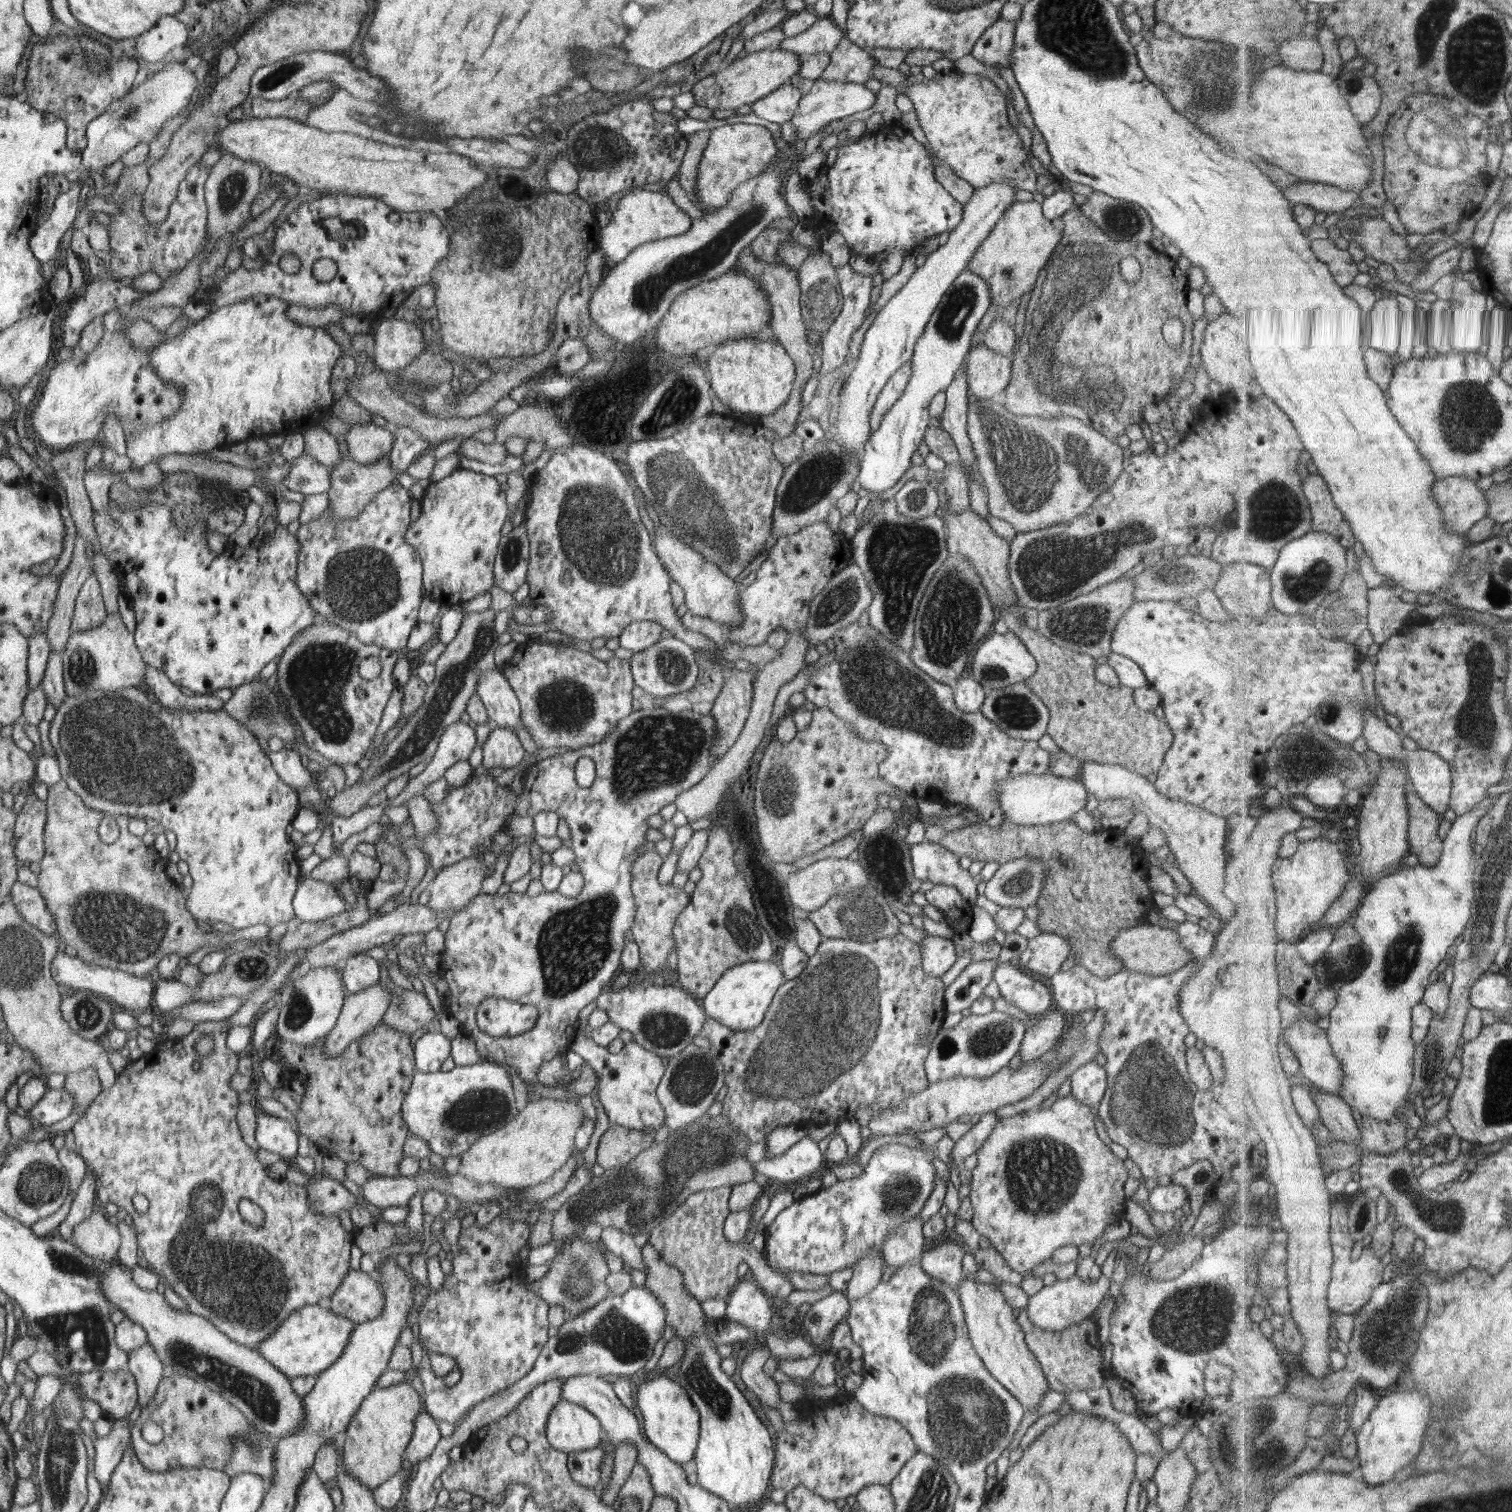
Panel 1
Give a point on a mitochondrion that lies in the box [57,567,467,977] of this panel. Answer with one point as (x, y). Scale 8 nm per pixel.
(120, 927)

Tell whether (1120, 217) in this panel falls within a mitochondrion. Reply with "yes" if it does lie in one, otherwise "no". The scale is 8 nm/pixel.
yes

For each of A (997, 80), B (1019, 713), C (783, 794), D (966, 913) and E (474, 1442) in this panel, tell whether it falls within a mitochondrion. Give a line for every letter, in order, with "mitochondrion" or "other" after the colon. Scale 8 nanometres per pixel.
A: other
B: mitochondrion
C: mitochondrion
D: other
E: other

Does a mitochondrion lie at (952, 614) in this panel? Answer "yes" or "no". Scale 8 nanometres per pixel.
yes

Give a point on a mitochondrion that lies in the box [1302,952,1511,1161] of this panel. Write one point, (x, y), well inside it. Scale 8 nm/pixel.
(1432, 1062)

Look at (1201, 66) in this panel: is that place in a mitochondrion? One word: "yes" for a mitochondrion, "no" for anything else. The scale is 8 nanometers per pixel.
yes

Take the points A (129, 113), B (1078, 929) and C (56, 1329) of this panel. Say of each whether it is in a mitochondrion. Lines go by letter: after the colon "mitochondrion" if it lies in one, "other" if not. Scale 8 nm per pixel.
A: mitochondrion
B: other
C: mitochondrion

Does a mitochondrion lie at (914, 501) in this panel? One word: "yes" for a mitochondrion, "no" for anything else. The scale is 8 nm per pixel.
yes

